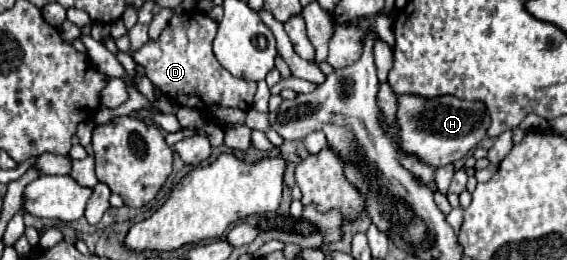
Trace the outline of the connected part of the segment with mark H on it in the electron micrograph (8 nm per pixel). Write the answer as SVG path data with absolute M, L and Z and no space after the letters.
M398 95L398 125L400 145L406 153L416 155L432 167L442 167L458 161L470 149L474 149L490 125L490 115L484 103L462 101L458 97L434 97L424 99L416 95Z

